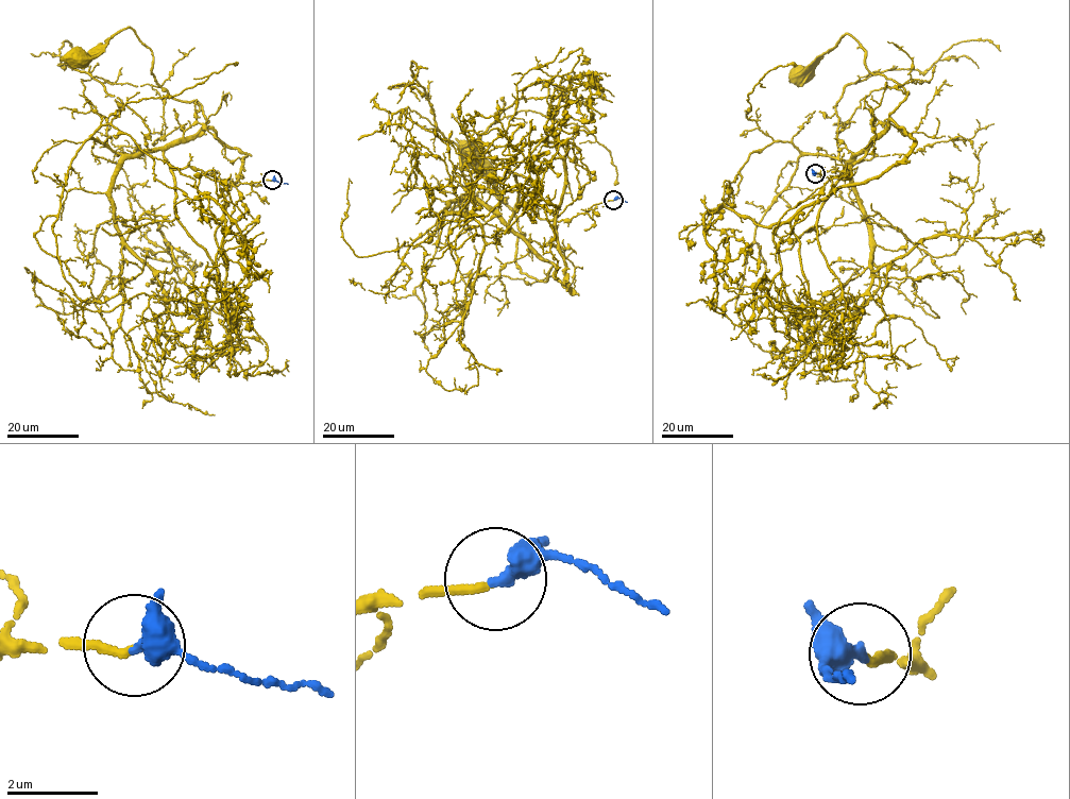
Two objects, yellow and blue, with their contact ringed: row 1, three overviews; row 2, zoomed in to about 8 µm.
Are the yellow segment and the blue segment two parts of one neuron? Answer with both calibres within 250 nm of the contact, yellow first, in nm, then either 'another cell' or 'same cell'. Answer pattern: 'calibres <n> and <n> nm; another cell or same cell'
calibres 160 and 320 nm; same cell

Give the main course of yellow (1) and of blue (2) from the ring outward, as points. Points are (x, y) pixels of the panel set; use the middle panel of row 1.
1: (613, 200), (554, 222), (519, 204), (510, 228), (553, 265), (539, 282), (469, 151)
2: (613, 200), (618, 198), (627, 202)

